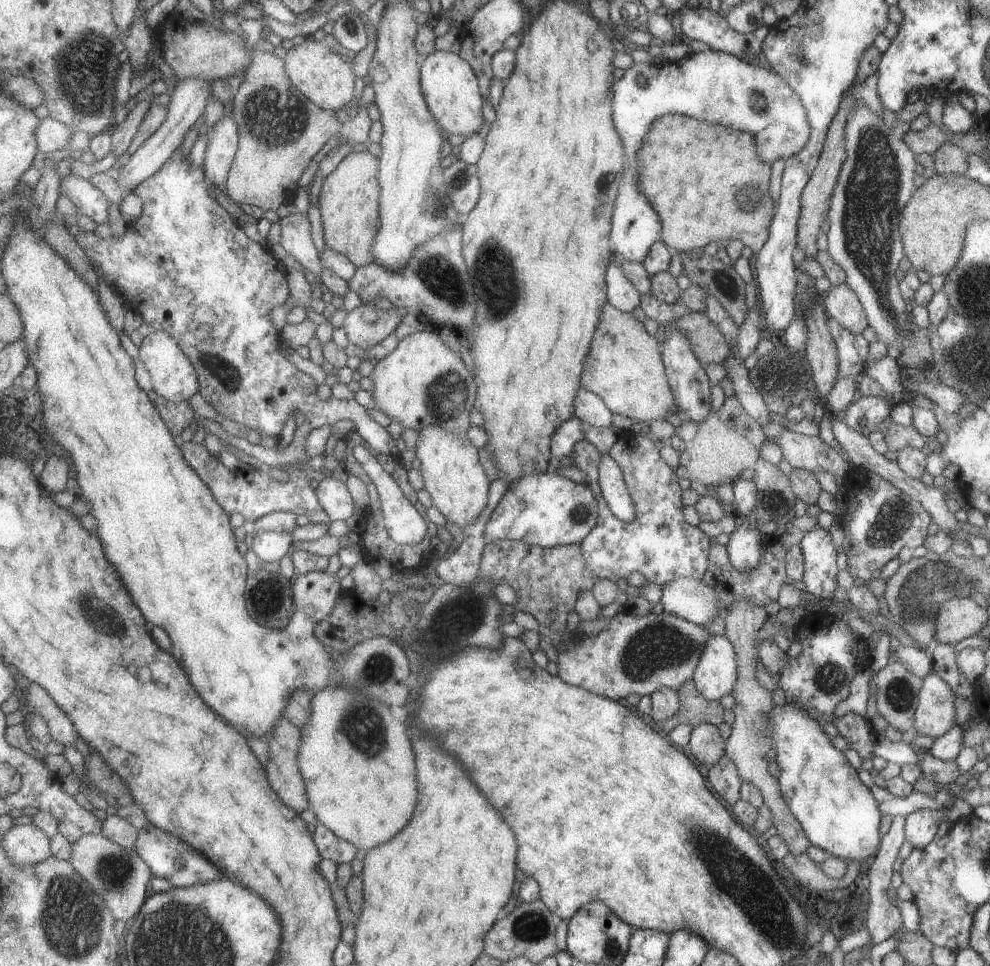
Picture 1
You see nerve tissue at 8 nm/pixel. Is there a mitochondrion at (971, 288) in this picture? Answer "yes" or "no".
yes

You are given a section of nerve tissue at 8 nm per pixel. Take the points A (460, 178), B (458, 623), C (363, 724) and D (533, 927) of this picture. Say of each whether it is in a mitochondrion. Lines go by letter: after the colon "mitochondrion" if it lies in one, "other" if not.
A: mitochondrion
B: mitochondrion
C: mitochondrion
D: mitochondrion

